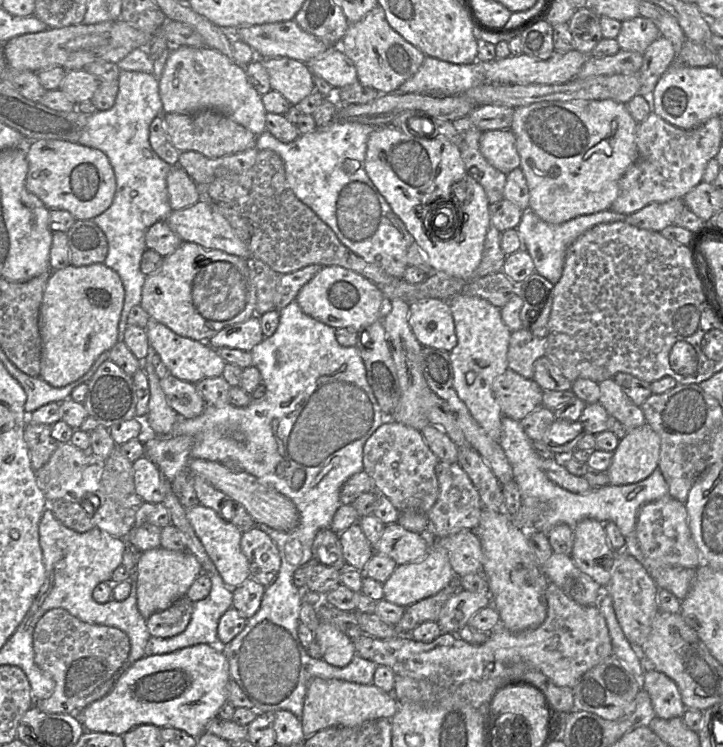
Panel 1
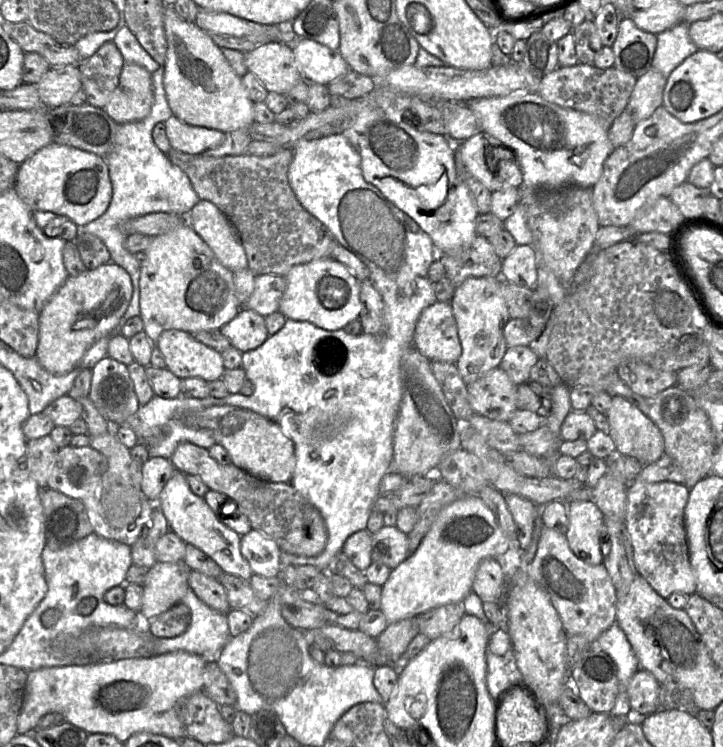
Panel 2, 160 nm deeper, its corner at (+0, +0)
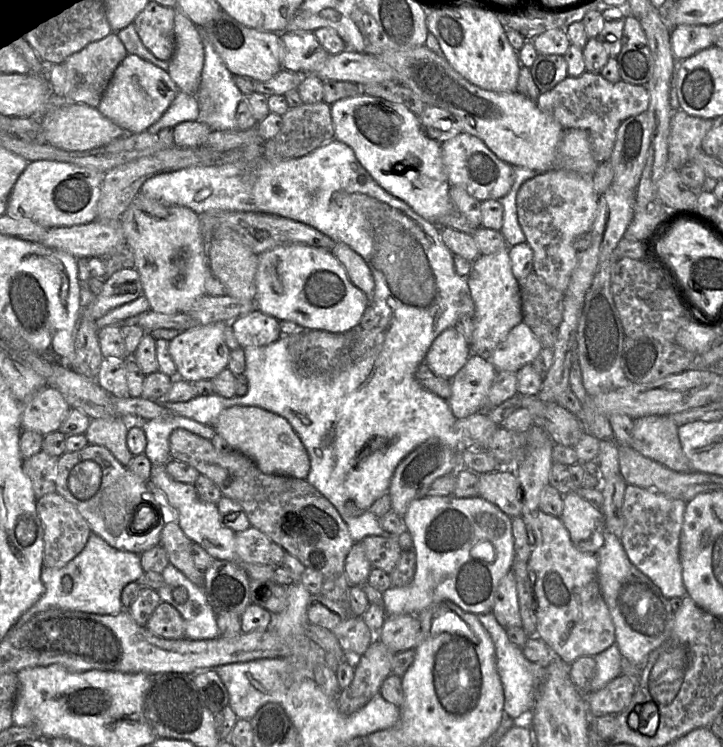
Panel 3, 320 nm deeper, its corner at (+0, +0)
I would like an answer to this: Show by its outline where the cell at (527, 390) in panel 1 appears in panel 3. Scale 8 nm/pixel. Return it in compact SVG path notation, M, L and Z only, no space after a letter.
M470 354L466 364L451 379L451 395L447 399L457 419L488 409L488 394L497 375L491 361Z

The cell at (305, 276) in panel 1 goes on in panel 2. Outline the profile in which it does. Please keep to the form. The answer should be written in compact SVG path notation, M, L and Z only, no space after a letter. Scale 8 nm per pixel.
M256 275L254 290L244 304L244 308L256 311L264 317L279 310L279 305L286 288L283 275Z

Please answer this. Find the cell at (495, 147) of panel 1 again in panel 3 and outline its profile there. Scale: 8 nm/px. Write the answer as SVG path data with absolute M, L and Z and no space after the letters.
M462 132L441 143L442 163L450 185L463 188L479 201L500 200L513 183L513 167L498 158L479 138Z

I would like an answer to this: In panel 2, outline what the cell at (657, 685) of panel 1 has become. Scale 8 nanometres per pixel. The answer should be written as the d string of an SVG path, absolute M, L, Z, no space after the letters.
M639 669L633 675L626 688L631 708L628 723L641 725L644 718L659 711L660 690L660 683L651 672Z

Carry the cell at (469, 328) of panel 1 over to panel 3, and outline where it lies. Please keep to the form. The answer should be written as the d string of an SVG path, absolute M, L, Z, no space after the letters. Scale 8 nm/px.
M509 248L499 250L489 255L480 255L472 265L470 274L467 276L467 283L475 305L475 312L472 317L474 323L473 340L469 345L470 354L478 355L485 360L491 361L497 345L507 334L522 320L522 301L518 280L514 277L509 258Z

